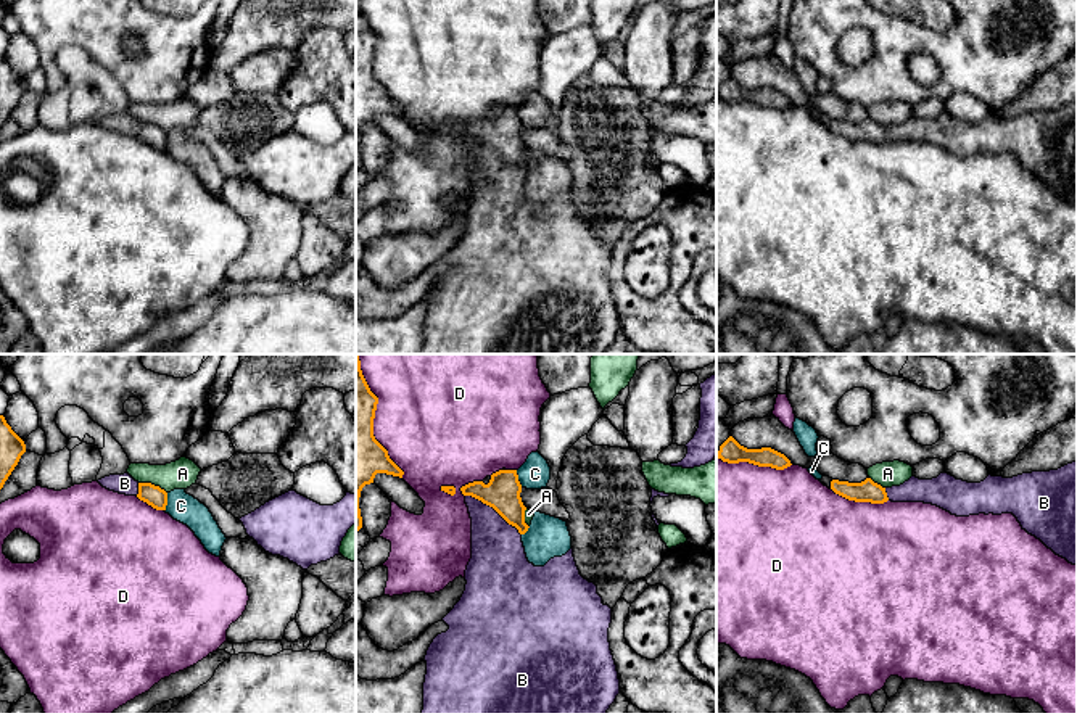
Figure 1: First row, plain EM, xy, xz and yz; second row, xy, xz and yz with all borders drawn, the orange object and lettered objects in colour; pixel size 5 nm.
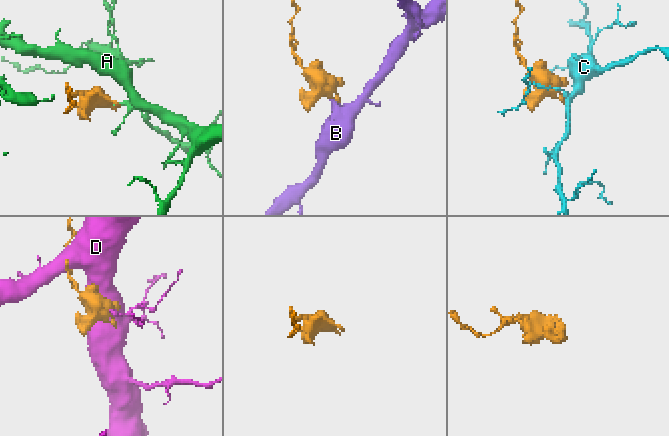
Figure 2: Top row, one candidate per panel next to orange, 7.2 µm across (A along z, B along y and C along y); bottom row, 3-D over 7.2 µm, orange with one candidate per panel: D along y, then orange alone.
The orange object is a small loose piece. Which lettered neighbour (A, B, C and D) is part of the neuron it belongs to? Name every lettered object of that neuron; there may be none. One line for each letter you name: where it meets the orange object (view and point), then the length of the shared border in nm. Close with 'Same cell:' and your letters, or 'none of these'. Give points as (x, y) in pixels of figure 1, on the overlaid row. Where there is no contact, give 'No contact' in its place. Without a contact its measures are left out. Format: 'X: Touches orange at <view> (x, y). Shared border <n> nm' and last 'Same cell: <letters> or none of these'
B: Touches orange at xz (490, 506). Shared border 280 nm
Same cell: B

